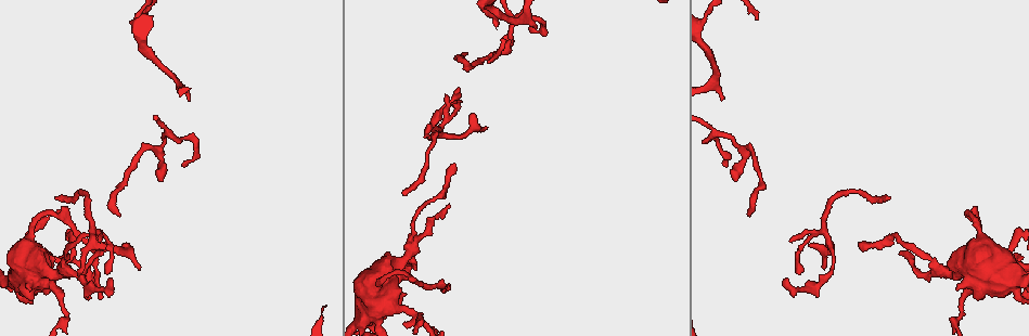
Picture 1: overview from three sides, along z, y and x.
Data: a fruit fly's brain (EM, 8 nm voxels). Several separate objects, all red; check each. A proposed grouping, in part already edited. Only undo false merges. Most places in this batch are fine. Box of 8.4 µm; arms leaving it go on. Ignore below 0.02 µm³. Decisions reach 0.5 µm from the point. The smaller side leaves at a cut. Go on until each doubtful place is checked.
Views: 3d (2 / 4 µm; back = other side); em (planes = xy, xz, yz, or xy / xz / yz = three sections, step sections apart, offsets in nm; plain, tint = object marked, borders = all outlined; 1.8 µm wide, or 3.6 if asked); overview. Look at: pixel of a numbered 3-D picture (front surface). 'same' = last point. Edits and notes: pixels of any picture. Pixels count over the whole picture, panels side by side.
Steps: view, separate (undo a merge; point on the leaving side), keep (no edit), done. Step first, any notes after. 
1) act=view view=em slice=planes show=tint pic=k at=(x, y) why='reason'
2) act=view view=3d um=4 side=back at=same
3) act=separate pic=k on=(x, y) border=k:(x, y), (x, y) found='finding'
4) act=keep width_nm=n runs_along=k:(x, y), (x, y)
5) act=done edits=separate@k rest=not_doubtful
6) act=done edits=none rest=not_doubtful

act=view view=em slice=planes show=plain pic=1 at=(32, 232) why='sharp bend'

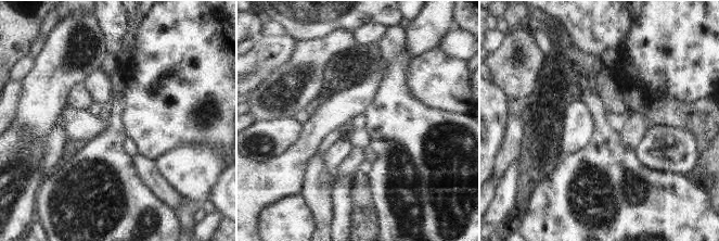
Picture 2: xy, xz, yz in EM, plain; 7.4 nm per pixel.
act=view view=em slice=planes show=tint at=same why='with the object marked'

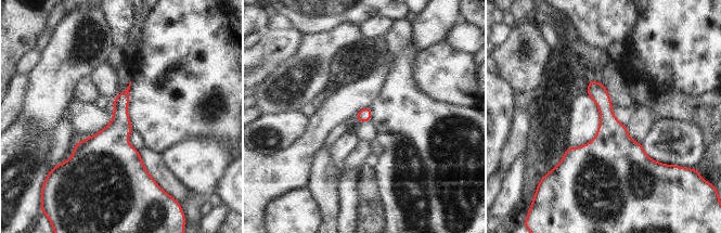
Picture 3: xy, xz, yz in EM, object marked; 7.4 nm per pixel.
act=keep width_nm=100 found='one neuron here'

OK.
act=view view=em um=3.6 slice=xz step=8 show=tint pic=1 at=(57, 217) why='abrupt turn'

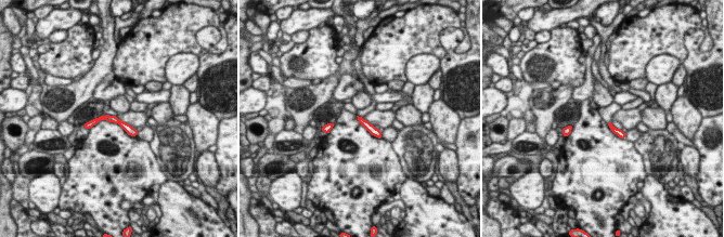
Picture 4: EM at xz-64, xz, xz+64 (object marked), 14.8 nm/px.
act=keep found='continuous, no second neuron'

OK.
act=view view=3d um=4 pic=1 at=(376, 308) why='calibre changes'

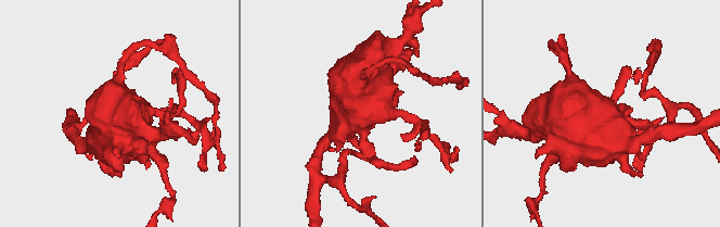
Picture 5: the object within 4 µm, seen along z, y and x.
act=view view=em um=3.6 slice=yz step=8 show=tint pic=5 at=(603, 123)

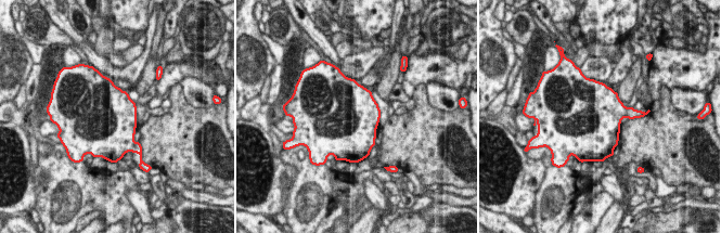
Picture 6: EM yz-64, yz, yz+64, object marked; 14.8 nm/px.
act=view view=em um=3.6 slice=planes show=tint at=same

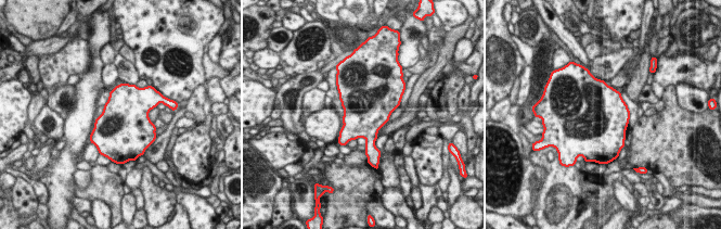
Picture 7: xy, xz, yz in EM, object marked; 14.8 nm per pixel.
act=keep found='continuous, no second neuron'

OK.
act=view view=3d um=4 pic=1 at=(831, 245) why='a fork'

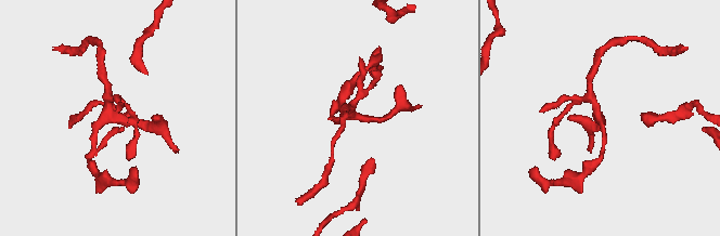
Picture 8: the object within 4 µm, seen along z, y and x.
act=view view=em slice=planes show=tint pic=8 at=(598, 117)

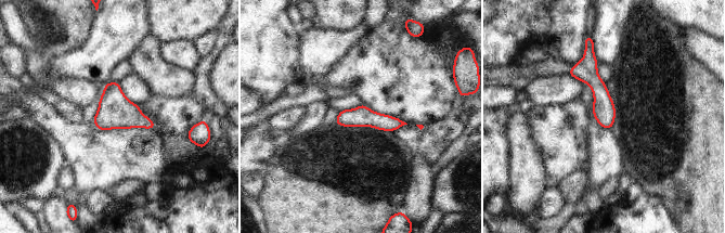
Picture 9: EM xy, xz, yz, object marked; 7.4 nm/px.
act=keep runs_along=9:(587, 52), (608, 126) found='all the same neuron'

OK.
act=view view=em slice=yz step=16 show=tint pic=1 at=(508, 52) why='calibre changes'

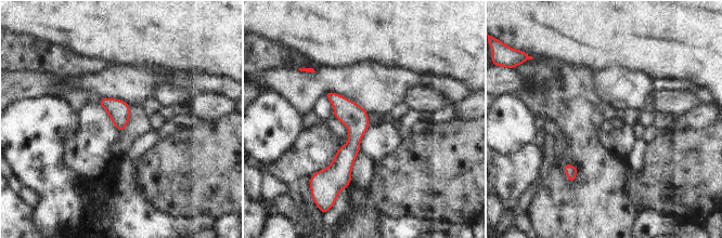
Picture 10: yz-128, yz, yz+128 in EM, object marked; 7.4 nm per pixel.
act=view view=em slice=xz step=4 show=borders at=same

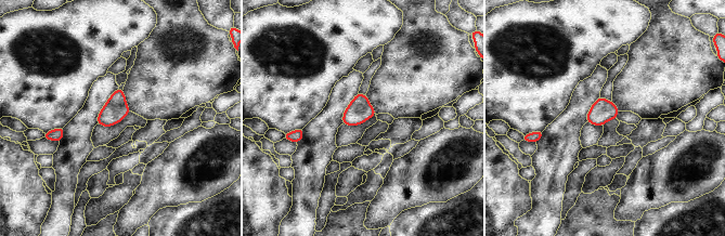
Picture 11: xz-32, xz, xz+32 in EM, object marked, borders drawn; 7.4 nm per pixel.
act=keep width_nm=170 found='continuous, no second neuron'

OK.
act=view view=3d um=4 side=back pic=1 at=(169, 132) why='abrupt turn'

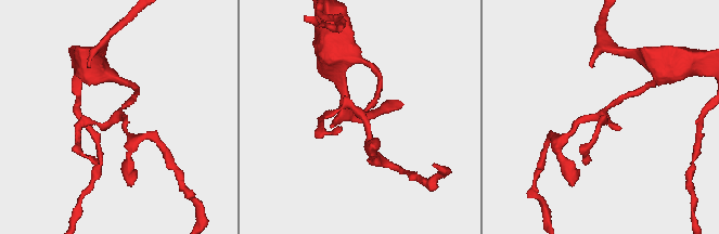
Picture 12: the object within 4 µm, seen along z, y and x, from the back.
act=view view=em slice=planes show=tint pic=12 at=(362, 118) why='shape alone is not enough'

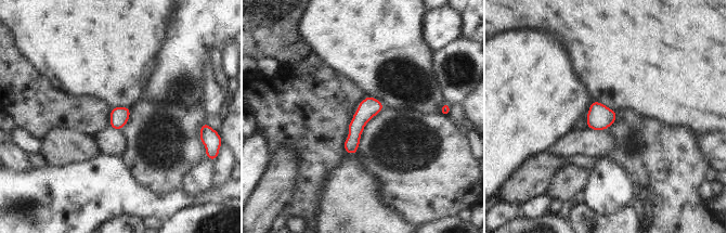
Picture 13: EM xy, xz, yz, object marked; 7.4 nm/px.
act=keep runs_along=13:(372, 100), (355, 126), (348, 150) found='continuous, no second neuron'

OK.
act=done edits=none rest=not_doubtful

